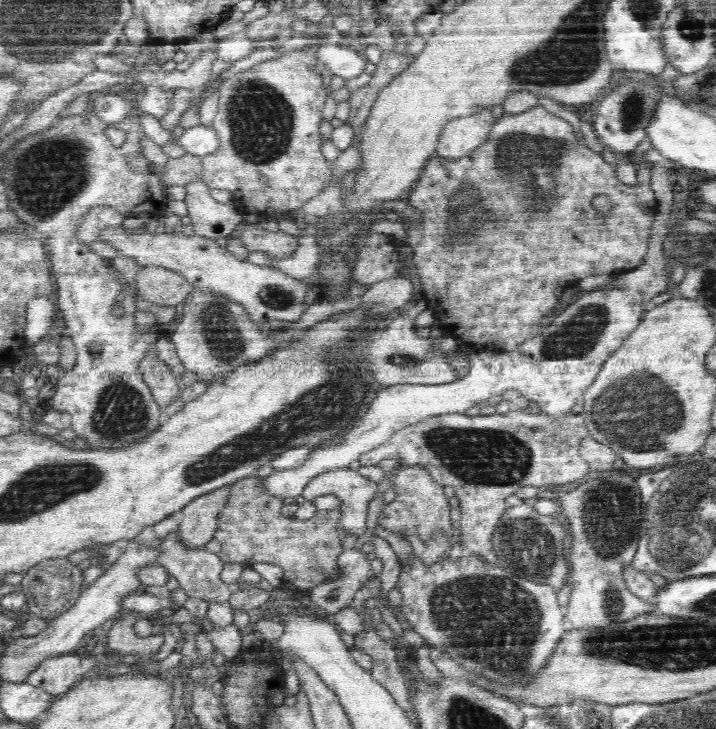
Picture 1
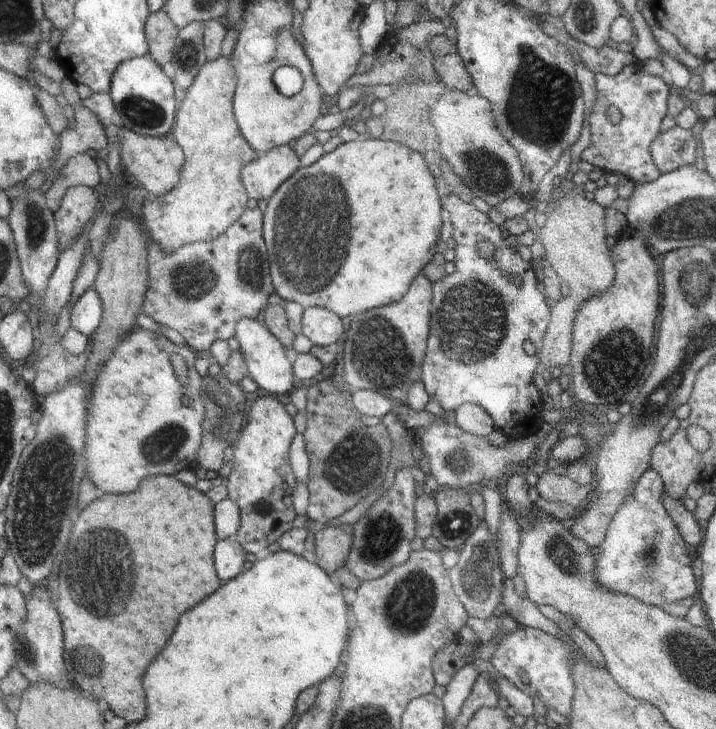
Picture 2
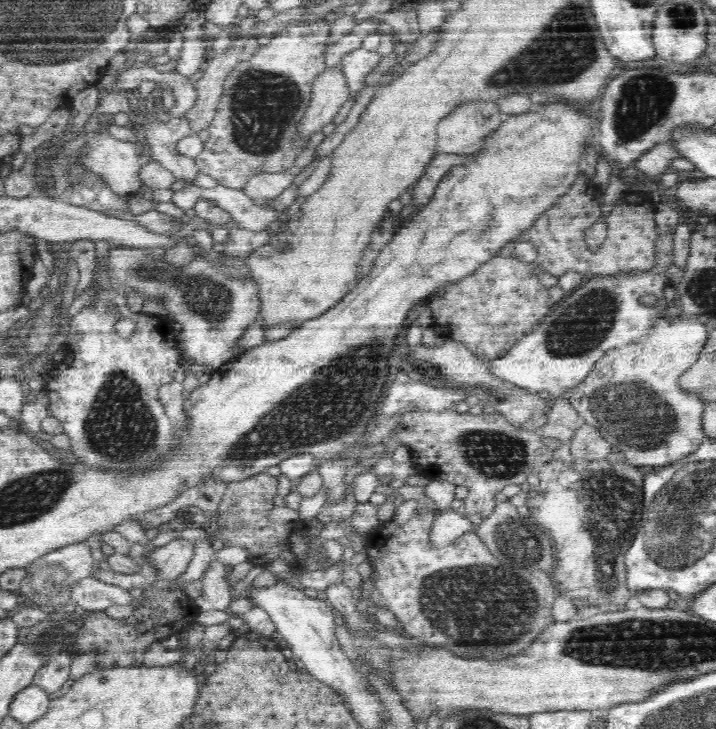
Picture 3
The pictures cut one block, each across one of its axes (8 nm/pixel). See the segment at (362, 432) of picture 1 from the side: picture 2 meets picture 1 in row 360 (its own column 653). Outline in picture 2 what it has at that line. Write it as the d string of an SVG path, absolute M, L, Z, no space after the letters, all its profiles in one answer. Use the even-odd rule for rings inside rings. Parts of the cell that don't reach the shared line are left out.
M660 471L643 472L633 493L623 502L611 520L606 539L594 550L593 575L595 581L607 591L617 595L628 594L633 599L655 607L692 596L696 592L696 578L692 574L692 560L688 556L685 540L678 534L674 522L662 506L665 494Z

